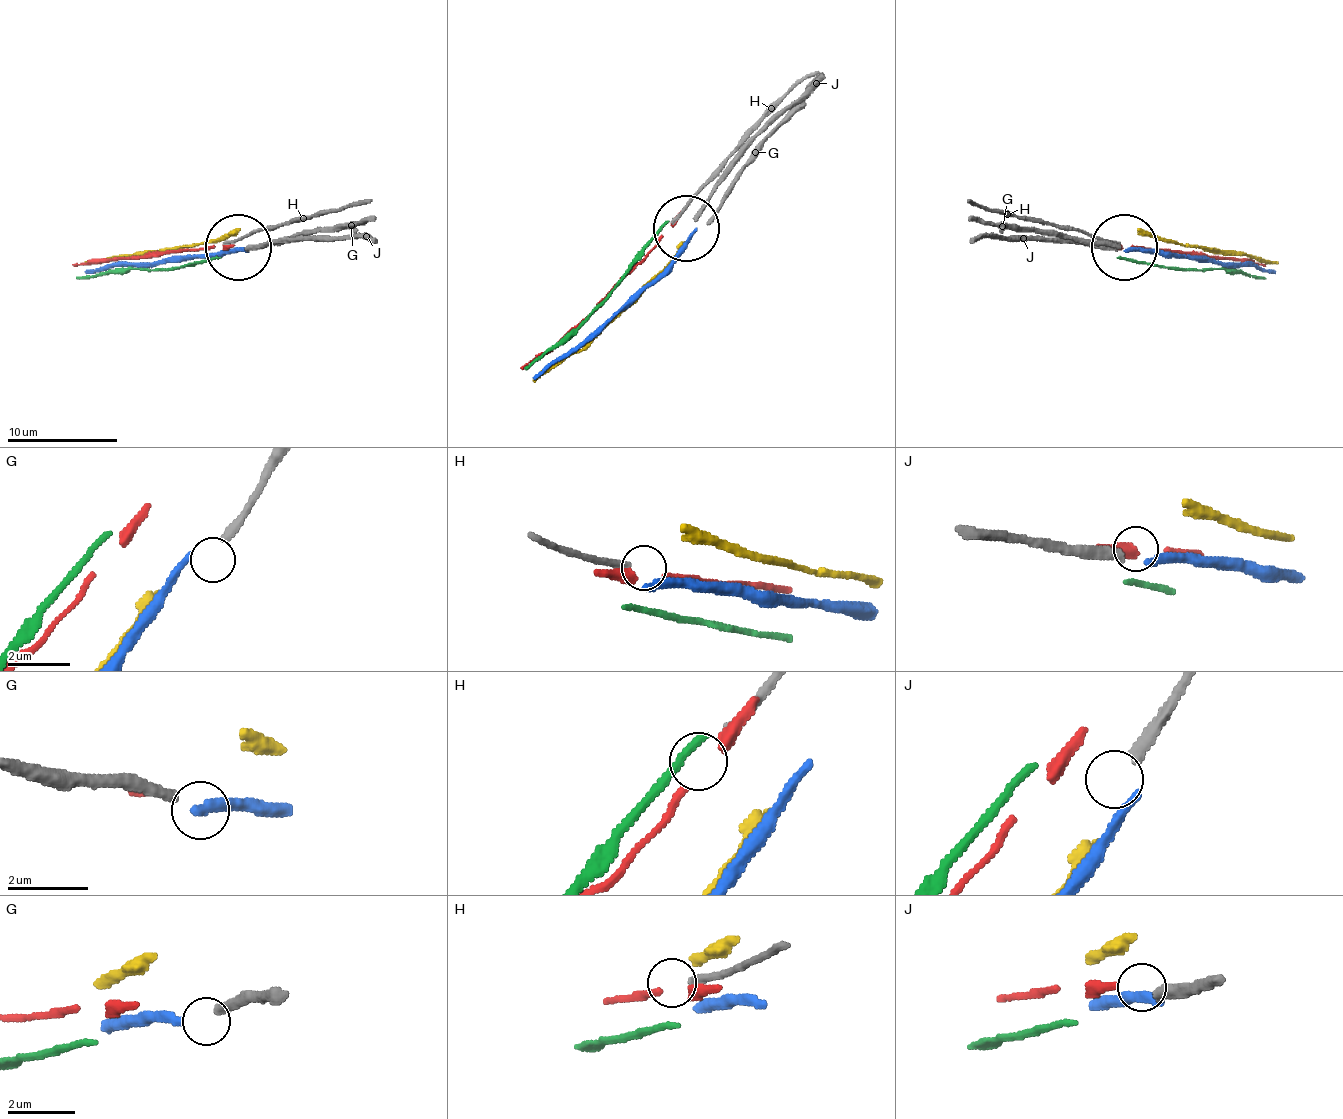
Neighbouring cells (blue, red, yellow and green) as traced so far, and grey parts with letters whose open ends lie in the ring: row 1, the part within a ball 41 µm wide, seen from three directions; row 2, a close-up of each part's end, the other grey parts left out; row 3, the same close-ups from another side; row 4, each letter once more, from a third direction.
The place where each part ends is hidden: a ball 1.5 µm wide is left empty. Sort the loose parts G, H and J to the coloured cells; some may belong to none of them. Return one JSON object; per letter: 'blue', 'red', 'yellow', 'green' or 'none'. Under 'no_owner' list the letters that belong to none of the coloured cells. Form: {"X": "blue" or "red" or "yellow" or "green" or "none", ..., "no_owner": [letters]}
{"G": "none", "H": "none", "J": "none", "no_owner": ["G", "H", "J"]}

